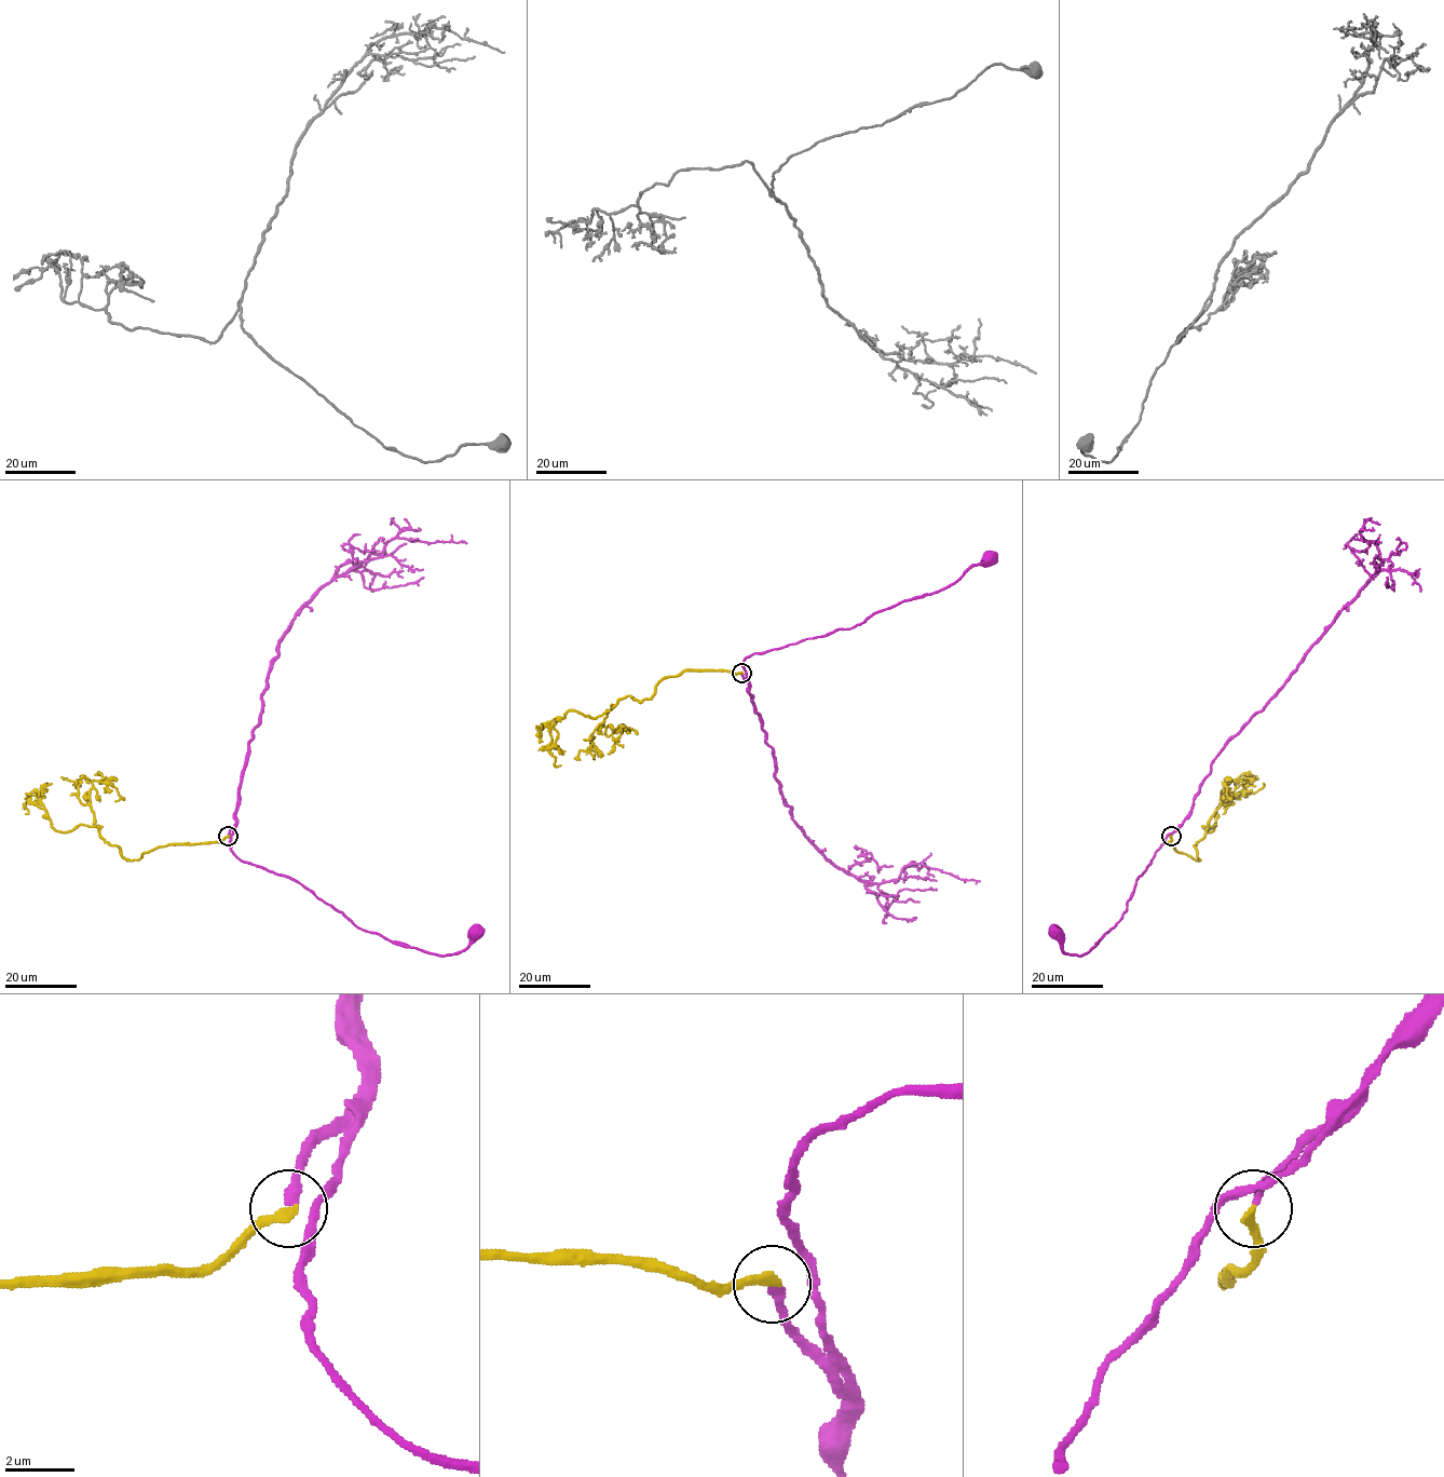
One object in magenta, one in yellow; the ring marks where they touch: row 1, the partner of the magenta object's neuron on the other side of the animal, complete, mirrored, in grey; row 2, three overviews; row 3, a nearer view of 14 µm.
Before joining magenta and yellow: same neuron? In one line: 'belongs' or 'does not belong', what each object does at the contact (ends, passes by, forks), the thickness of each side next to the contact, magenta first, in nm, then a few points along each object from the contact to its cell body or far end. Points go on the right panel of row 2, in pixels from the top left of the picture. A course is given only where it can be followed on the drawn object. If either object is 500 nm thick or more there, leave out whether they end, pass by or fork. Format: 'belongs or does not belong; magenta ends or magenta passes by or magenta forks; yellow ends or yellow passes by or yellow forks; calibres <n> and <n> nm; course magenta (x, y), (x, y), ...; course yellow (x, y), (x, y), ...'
belongs; magenta ends; yellow ends; calibres 280 and 260 nm; course magenta (1171, 835), (1176, 828), (1167, 837), (1136, 879), (1124, 916), (1087, 953), (1066, 953), (1062, 937), (1056, 932); course yellow (1171, 835), (1168, 843), (1198, 859), (1193, 845), (1207, 826), (1215, 824), (1212, 831), (1217, 808), (1263, 783)

